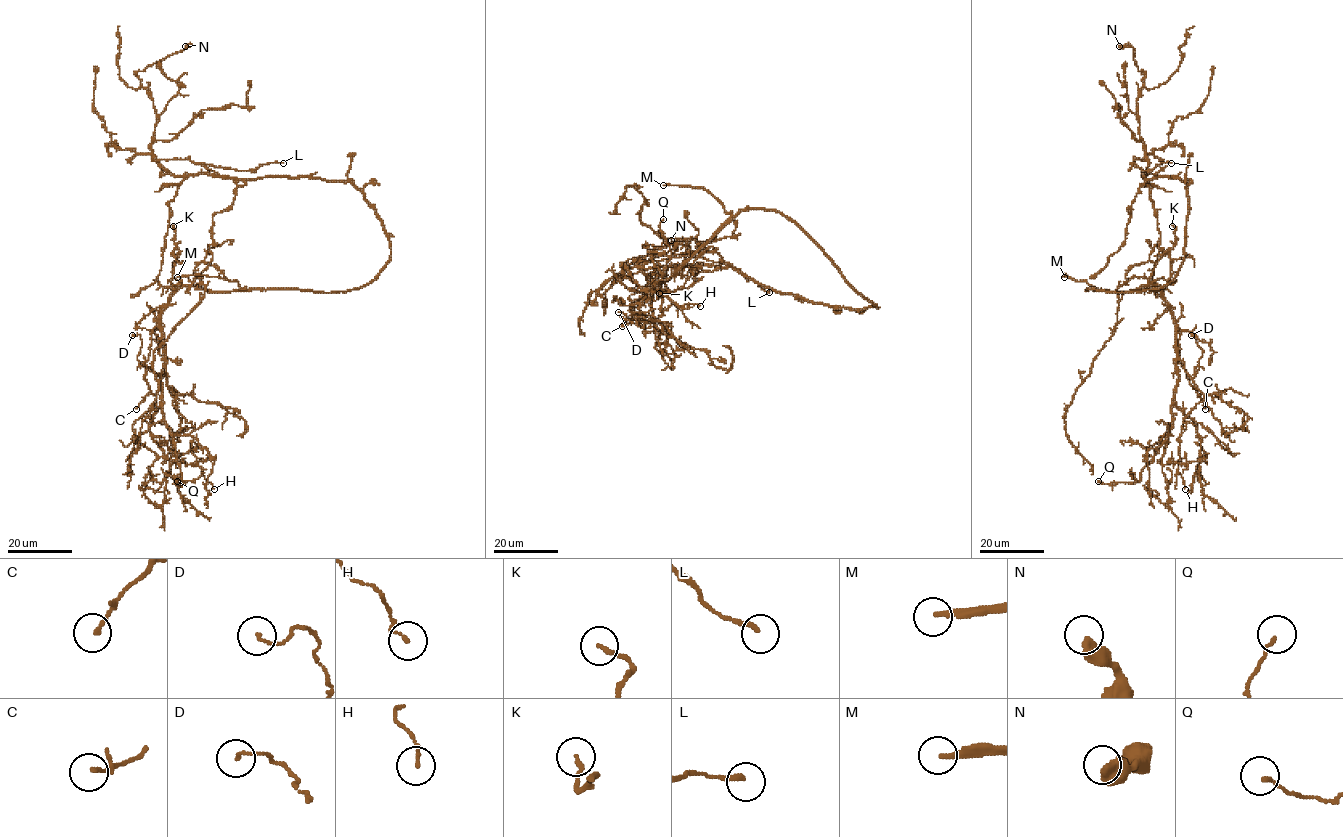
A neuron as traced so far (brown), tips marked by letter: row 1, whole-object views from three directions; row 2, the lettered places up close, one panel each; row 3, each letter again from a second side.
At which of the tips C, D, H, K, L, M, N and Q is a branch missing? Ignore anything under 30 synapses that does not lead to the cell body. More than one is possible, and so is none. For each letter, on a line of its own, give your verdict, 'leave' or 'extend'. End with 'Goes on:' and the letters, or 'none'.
C: leave
D: leave
H: leave
K: leave
L: leave
M: extend
N: leave
Q: leave
Goes on: M

